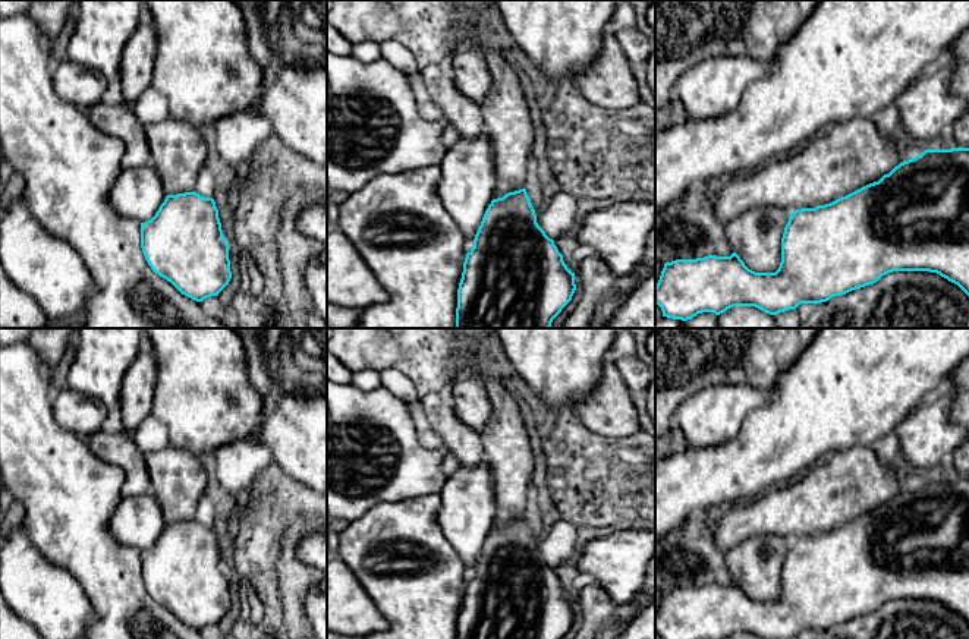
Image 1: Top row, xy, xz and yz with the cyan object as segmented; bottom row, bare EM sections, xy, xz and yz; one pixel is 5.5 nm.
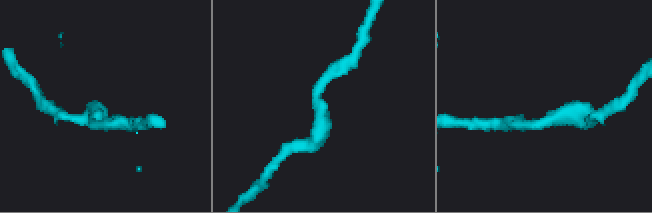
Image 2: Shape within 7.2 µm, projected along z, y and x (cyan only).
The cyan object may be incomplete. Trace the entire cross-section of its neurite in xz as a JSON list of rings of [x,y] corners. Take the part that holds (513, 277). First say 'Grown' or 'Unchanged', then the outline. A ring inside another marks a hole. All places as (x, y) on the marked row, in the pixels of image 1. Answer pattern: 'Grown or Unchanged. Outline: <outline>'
Unchanged. Outline: [[[526,189],[509,192],[491,201],[474,248],[466,254],[457,289],[456,328],[550,328],[575,290],[575,273],[538,226]]]

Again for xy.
Unchanged. Outline: [[[195,191],[166,196],[155,215],[141,223],[141,248],[155,274],[196,302],[218,296],[232,278],[229,243],[215,202]]]

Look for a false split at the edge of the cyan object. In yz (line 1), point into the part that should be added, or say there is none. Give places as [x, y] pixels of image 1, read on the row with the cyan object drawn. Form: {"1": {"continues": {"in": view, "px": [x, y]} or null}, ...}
{"1": {"continues": null}}

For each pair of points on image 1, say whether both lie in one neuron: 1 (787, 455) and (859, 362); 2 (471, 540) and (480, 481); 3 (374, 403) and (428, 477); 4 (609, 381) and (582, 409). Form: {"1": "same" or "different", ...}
{"1": "same", "2": "same", "3": "same", "4": "same"}

